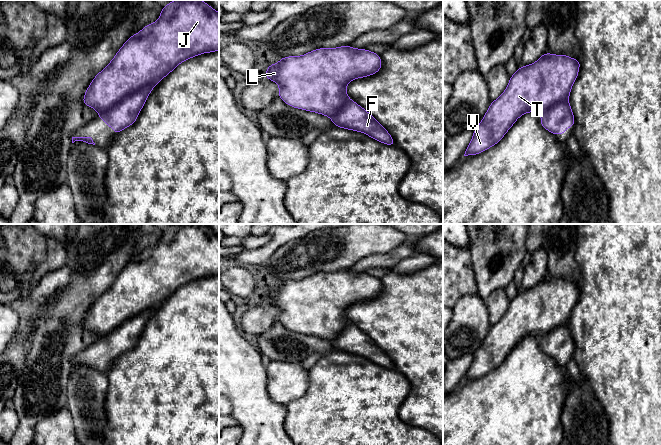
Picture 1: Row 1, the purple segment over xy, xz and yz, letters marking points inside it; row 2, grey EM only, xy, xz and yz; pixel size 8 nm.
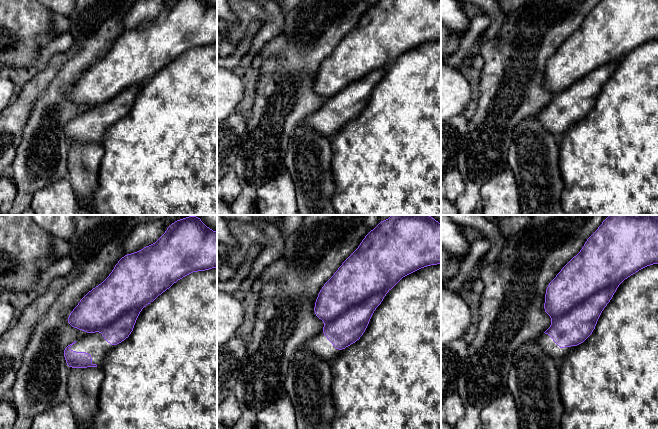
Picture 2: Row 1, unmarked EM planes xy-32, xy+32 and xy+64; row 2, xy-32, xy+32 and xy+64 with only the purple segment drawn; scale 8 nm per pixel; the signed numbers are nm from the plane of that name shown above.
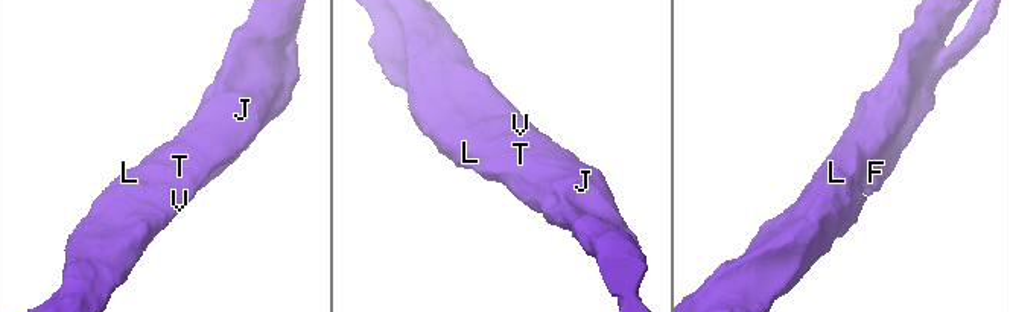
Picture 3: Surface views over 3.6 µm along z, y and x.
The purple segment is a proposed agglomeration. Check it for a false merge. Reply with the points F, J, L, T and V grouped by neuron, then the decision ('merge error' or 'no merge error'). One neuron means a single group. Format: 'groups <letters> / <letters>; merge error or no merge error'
groups F J L T V; no merge error

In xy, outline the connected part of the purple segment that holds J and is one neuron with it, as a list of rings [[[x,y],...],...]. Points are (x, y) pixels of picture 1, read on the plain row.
[[[177,224],[161,232],[159,243],[133,258],[87,312],[82,327],[95,333],[114,358],[136,346],[150,316],[180,287],[219,274],[219,237],[205,225]]]

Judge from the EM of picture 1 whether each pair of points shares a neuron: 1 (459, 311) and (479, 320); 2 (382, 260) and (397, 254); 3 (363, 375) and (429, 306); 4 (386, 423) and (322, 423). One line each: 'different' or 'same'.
1: same
2: same
3: different
4: same

